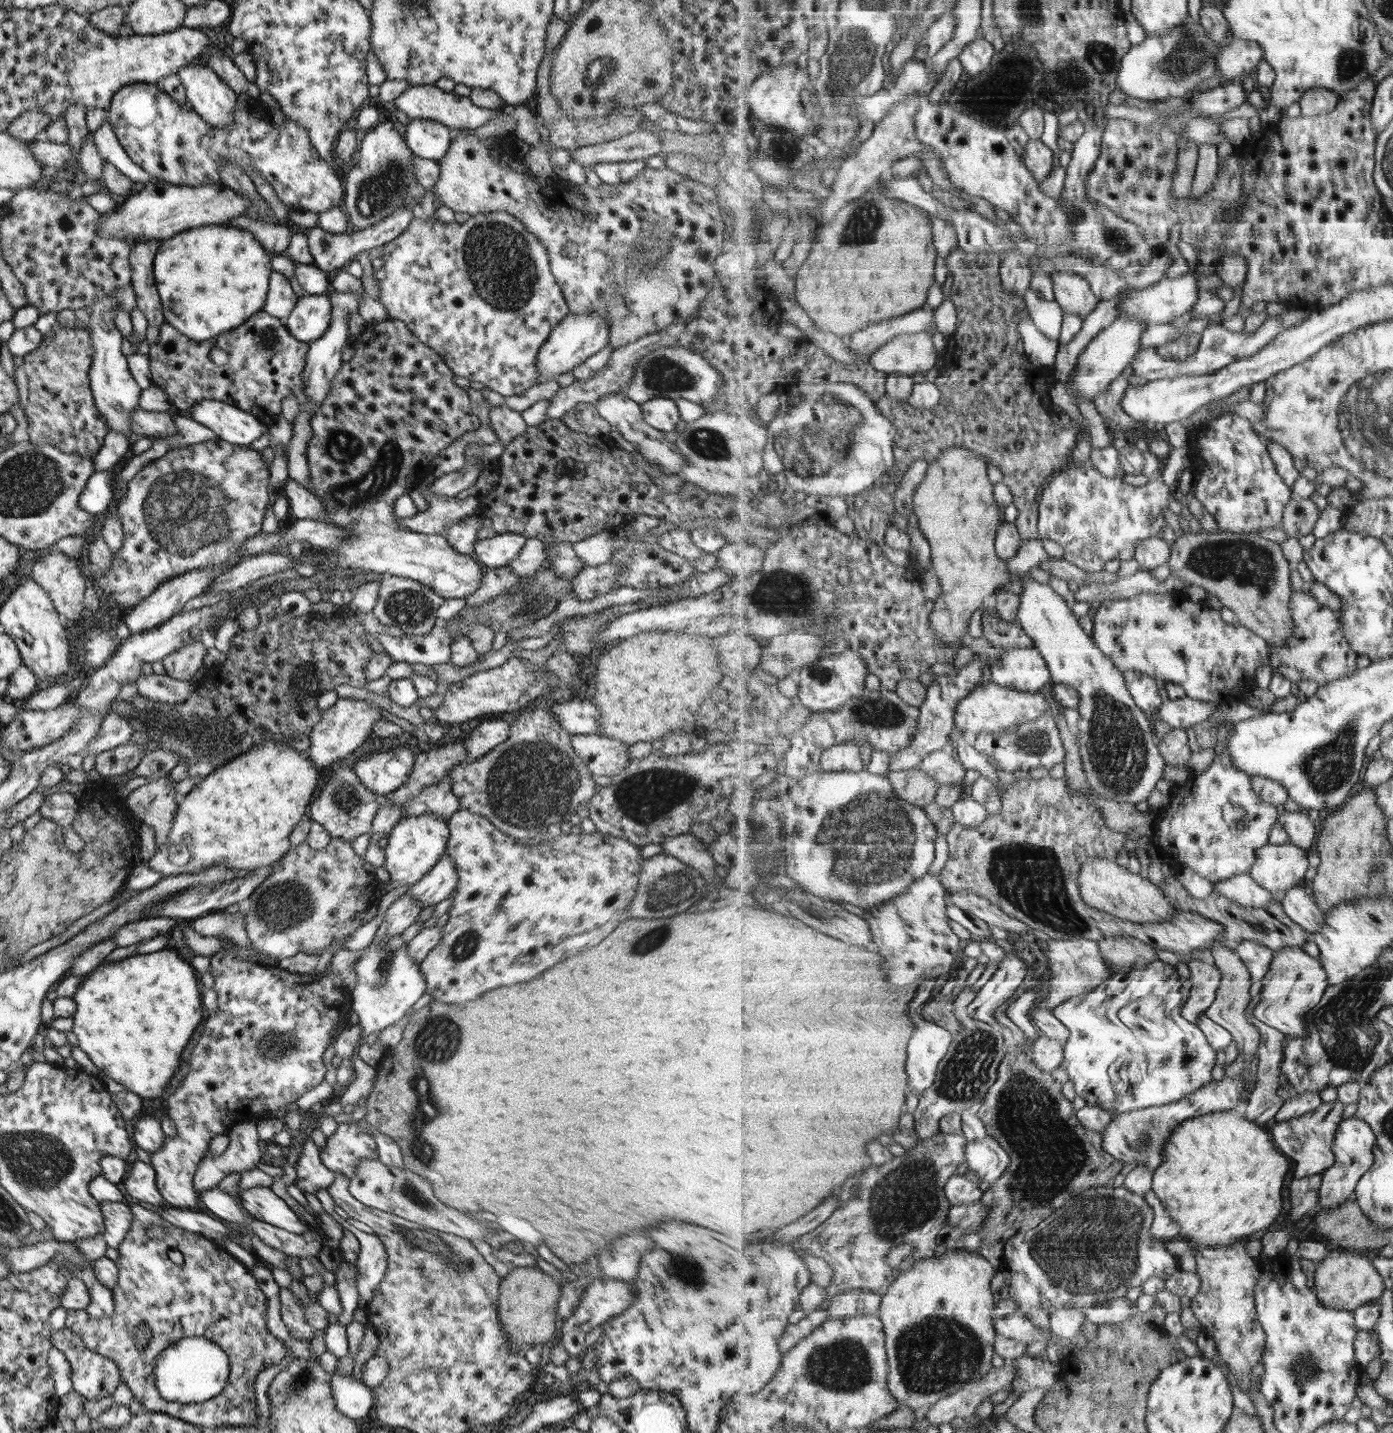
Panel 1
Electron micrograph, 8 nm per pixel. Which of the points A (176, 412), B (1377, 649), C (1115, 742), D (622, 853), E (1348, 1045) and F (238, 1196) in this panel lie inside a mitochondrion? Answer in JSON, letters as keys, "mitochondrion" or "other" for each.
{"A":"other","B":"other","C":"mitochondrion","D":"other","E":"mitochondrion","F":"other"}

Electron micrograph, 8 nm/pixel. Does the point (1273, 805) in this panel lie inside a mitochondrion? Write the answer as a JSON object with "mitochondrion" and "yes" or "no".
{"mitochondrion":"no"}

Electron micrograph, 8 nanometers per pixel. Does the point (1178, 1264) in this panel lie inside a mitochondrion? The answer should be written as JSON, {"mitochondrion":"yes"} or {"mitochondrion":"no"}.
{"mitochondrion":"no"}

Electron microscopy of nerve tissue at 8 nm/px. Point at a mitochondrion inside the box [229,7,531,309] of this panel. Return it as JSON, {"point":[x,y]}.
{"point":[384,189]}

